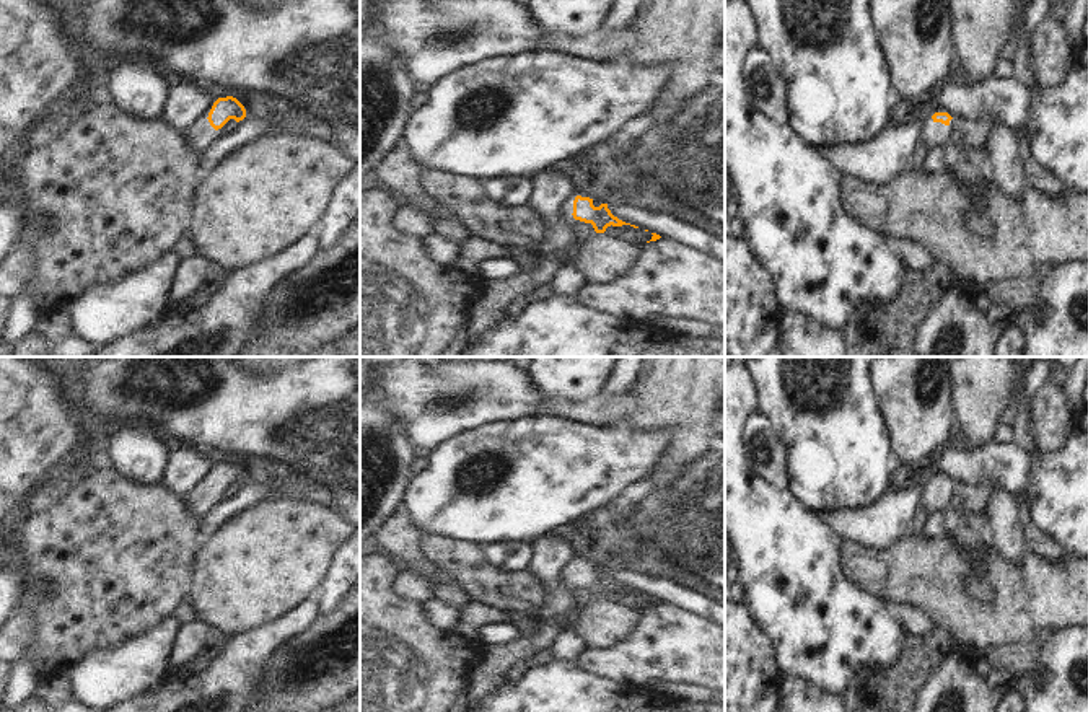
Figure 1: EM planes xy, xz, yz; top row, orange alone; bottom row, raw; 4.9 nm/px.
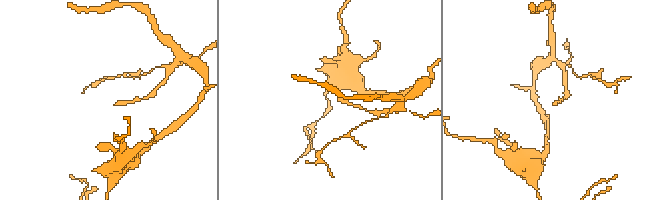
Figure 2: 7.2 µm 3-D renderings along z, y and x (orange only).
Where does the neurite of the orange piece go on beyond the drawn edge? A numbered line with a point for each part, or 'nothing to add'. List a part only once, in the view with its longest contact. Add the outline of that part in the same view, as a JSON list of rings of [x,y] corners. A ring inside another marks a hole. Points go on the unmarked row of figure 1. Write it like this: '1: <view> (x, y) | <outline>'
1: yz (937, 496) | [[[933,487],[925,500],[927,500],[928,507],[932,508],[938,503],[945,505],[946,497],[948,497],[948,490],[941,489],[941,487]]]

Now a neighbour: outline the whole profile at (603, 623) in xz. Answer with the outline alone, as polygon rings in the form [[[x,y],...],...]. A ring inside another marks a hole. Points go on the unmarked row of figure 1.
[[[594,598],[573,624],[590,650],[604,650],[630,639],[640,627],[642,609],[617,604],[612,600]]]

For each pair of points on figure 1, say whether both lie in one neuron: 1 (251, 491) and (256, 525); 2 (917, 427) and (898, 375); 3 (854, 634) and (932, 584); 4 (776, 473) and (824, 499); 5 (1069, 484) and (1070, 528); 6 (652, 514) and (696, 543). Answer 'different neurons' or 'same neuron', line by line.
1: different neurons
2: same neuron
3: different neurons
4: different neurons
5: same neuron
6: same neuron

